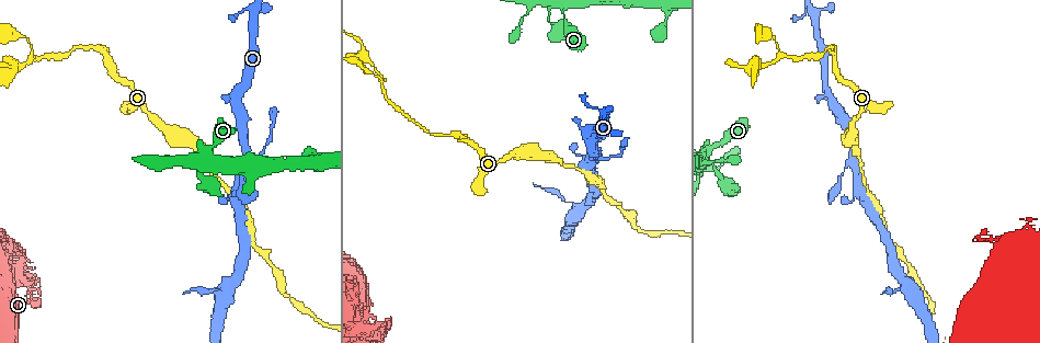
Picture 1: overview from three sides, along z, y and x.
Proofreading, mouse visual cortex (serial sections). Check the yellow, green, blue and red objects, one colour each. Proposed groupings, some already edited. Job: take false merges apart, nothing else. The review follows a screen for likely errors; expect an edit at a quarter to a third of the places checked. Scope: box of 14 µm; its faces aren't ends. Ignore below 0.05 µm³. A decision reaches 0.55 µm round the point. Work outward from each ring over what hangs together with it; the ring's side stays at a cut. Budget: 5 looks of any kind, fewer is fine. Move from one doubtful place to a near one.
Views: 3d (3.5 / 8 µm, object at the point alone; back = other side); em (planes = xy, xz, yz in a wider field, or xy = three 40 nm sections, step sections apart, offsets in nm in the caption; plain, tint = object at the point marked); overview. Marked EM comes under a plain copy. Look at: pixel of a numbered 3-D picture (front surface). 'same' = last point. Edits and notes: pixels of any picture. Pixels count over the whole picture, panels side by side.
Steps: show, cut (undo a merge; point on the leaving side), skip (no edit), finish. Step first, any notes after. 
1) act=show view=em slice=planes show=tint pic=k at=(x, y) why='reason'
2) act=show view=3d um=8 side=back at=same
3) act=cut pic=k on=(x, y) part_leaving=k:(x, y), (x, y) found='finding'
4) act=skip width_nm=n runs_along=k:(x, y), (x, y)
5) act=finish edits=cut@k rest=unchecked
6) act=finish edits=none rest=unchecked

act=show view=3d um=3.5 pic=1 at=(711, 148)

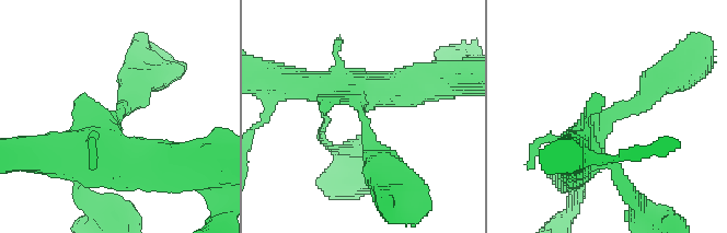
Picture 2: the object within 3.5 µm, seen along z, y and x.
act=skip runs_along=2:(660, 80), (592, 130), (578, 164) found='one cell here'

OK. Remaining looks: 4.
act=show view=3d um=3.5 side=back pic=1 at=(599, 156)

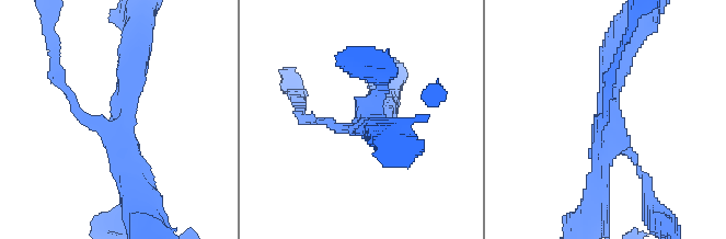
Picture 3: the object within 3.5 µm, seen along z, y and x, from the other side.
act=show view=em slice=xy step=3 show=tint pic=3 at=(604, 134) arms=4 arm_widths_nm=100,150,300,350

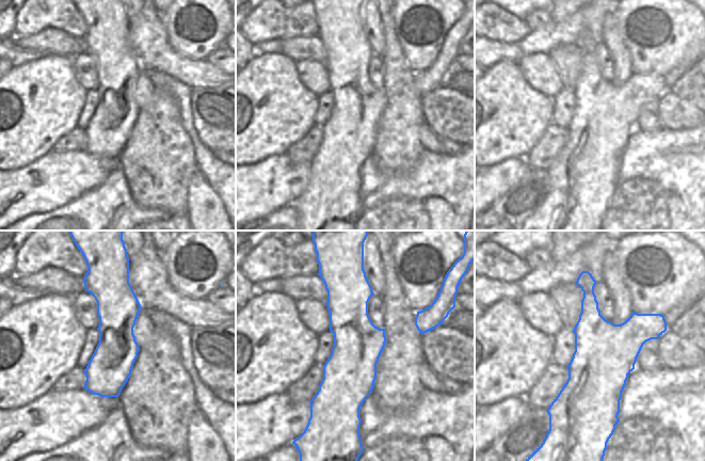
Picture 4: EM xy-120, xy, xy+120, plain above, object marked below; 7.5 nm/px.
act=skip runs_along=4:(347, 280), (350, 413), (357, 420) found='one cell here'

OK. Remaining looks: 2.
act=finish edits=none rest=unchecked

